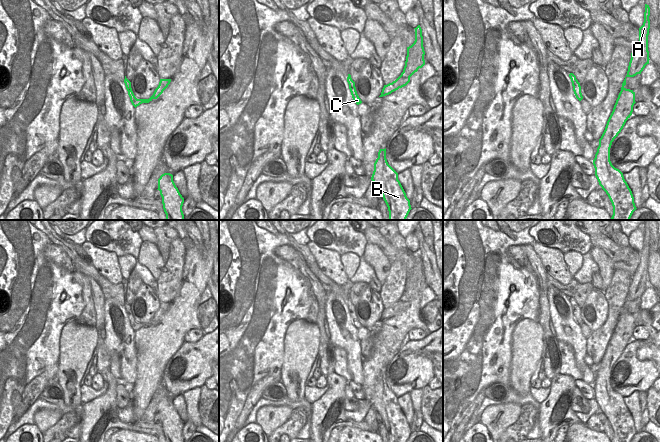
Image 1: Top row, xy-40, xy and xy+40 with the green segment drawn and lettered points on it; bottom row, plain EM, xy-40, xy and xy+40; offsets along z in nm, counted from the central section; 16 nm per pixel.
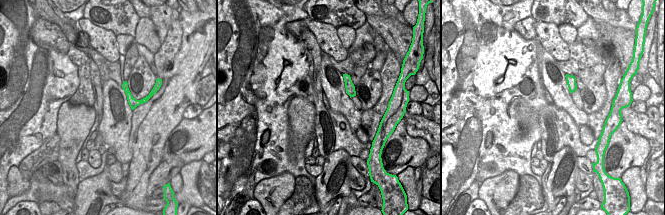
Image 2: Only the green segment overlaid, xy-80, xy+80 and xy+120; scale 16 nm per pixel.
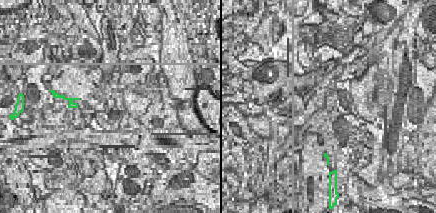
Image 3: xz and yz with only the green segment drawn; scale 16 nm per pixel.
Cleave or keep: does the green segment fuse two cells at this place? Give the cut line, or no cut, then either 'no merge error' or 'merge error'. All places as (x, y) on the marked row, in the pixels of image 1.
cut in xy along (391, 83), (397, 89); merge error

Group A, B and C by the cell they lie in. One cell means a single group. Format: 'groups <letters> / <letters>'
groups A B / C

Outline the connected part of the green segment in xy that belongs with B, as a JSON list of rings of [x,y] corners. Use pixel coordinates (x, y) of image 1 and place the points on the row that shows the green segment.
[[[386,148],[378,152],[371,180],[382,193],[388,207],[389,220],[406,220],[412,209],[410,200],[398,180],[398,173],[387,162]]]

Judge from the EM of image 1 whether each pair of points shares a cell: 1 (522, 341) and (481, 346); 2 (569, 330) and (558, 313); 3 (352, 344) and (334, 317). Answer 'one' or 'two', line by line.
1: two
2: one
3: one

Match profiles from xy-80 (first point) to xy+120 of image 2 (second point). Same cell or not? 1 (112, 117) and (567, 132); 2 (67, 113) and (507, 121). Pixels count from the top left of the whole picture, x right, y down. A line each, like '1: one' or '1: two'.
1: two
2: two

